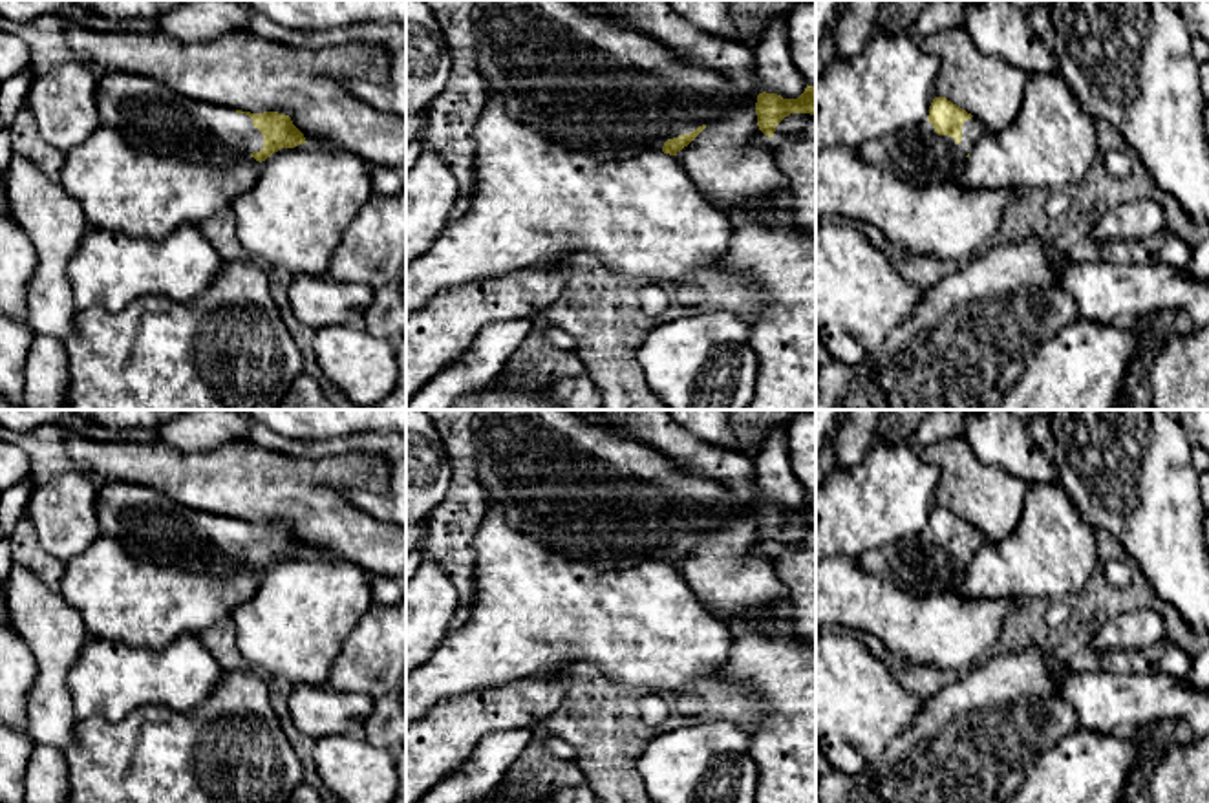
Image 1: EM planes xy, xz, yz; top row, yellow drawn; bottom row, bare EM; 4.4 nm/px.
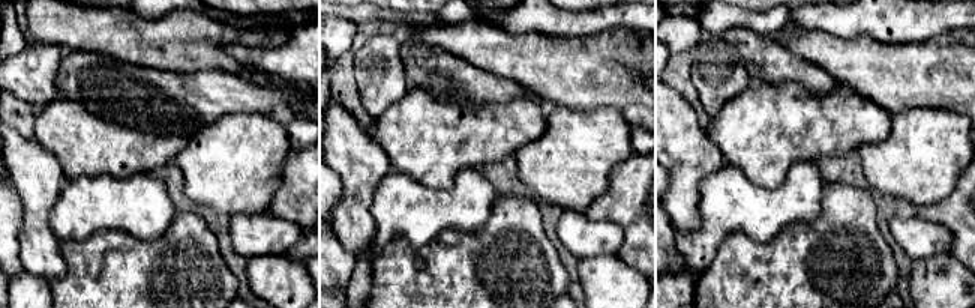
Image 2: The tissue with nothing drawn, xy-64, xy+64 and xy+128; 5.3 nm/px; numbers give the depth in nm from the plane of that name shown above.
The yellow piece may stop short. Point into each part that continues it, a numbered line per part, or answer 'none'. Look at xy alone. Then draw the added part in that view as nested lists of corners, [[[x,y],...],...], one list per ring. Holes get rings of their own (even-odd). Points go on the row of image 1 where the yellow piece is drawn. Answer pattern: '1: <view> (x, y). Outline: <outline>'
1: xy (150, 116). Outline: [[[99,71],[95,102],[101,126],[117,130],[137,150],[221,168],[240,152],[251,155],[263,148],[249,115],[179,97],[137,73]]]

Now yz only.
1: yz (917, 154). Outline: [[[977,117],[962,124],[962,141],[938,135],[925,119],[902,132],[867,141],[860,148],[860,157],[869,165],[893,170],[915,187],[927,187],[957,179],[964,168],[966,155],[984,135],[984,126]]]

